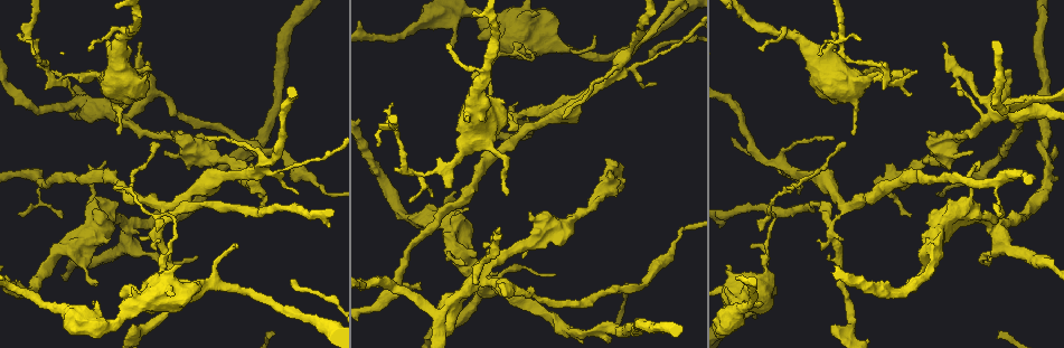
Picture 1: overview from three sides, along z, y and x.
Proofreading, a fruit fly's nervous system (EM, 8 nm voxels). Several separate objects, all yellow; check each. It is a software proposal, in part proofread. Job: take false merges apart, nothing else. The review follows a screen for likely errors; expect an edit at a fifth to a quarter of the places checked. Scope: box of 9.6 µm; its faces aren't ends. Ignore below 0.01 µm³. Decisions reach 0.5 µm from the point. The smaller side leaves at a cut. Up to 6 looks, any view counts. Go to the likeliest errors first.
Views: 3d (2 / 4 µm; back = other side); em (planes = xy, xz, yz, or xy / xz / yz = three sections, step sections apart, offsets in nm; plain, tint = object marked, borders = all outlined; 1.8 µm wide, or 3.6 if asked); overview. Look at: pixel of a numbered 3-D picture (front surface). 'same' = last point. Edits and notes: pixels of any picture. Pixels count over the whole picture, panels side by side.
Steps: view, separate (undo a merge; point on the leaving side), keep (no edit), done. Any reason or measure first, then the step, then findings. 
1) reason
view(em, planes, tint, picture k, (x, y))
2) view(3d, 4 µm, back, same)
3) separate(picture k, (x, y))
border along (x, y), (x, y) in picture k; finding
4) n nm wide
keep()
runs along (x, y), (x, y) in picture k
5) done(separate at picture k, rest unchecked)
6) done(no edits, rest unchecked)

three-way junction
view(3d, 2 µm, picture 1, (993, 221))

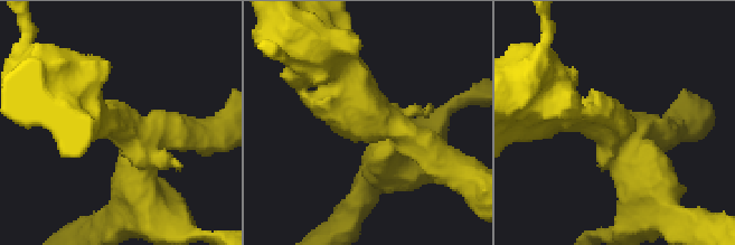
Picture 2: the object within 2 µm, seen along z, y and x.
3 arms; arms of 240, 340, 380 nm
view(em, yz, step 8, tint, picture 2, (391, 128))

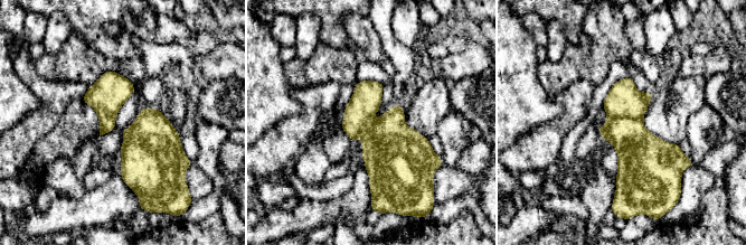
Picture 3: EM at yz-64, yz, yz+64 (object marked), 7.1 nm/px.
another direction
view(em, planes, tint, same)

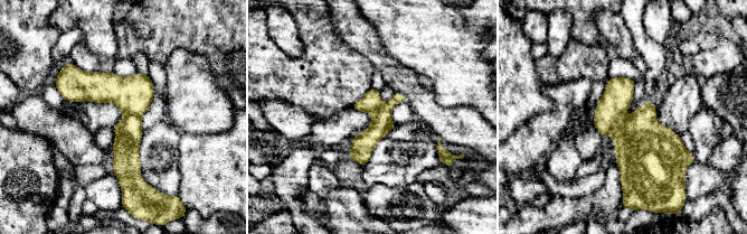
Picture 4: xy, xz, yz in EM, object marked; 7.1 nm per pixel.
separate(picture 4, (643, 147))
the part that leaves runs along (397, 95), (362, 144), (361, 161) in picture 4; two cells meet here

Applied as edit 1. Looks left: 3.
sudden change in width
view(3d, 4 µm, picture 1, (481, 277))

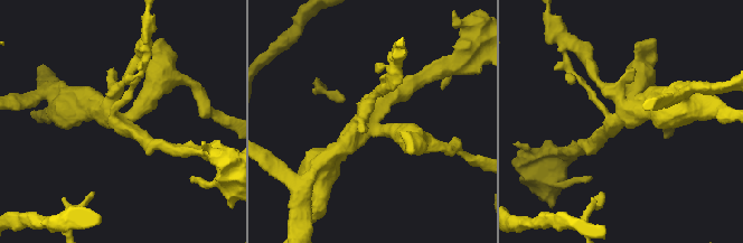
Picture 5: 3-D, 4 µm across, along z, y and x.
view(em, 3.6 µm, yz, step 16, tint, picture 5, (625, 120))

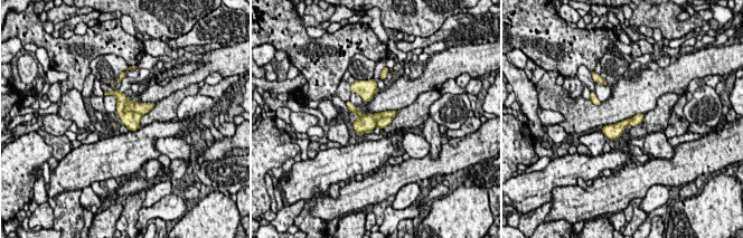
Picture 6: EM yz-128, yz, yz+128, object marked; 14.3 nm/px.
view(em, 3.6 µm, planes, tint, same)

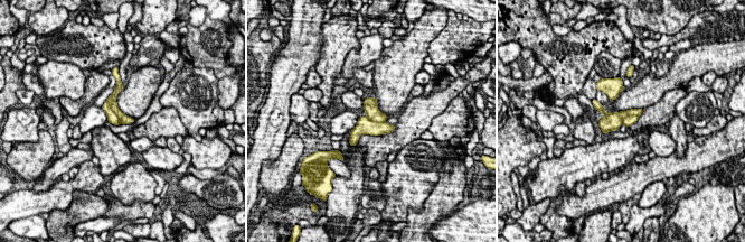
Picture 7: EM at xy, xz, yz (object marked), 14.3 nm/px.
separate(picture 7, (112, 118))
the part that leaves runs along (390, 127), (364, 128), (352, 142) in picture 7; a second cell is stuck on

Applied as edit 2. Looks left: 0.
done(separate at picture 4, separate at picture 7, rest unchecked)

